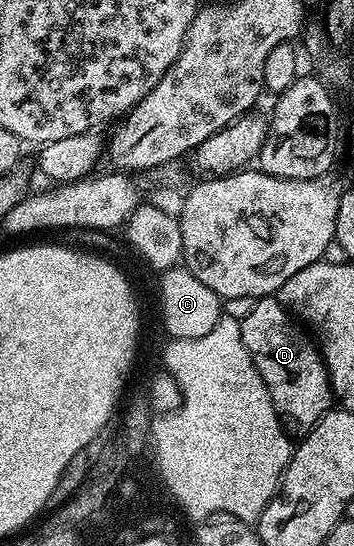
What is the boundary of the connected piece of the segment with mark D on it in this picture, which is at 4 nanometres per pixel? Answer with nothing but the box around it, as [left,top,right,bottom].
[239,297,333,428]

